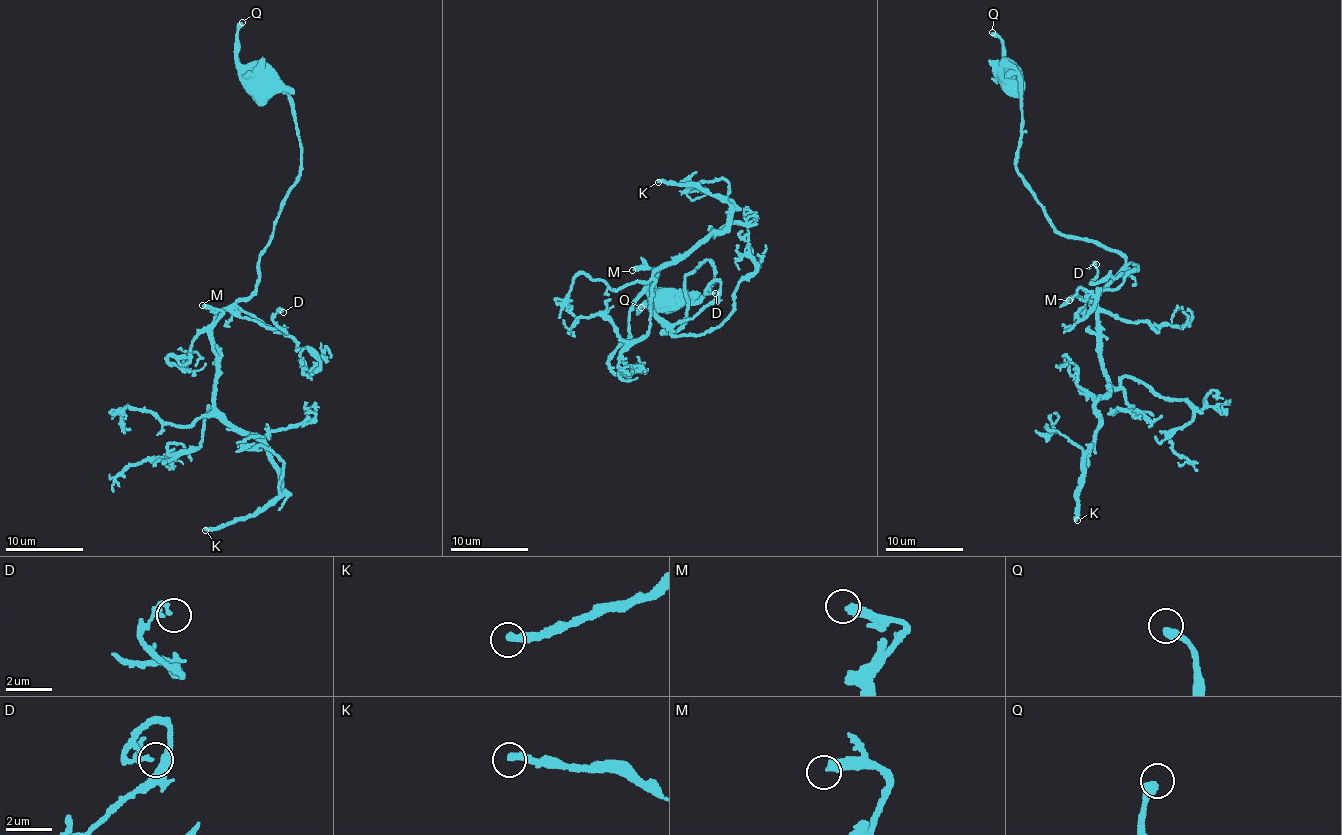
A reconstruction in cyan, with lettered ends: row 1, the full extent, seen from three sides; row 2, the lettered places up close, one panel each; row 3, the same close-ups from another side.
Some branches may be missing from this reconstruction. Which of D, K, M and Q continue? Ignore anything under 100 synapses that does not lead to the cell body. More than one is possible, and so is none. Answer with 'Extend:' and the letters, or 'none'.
Extend: K

